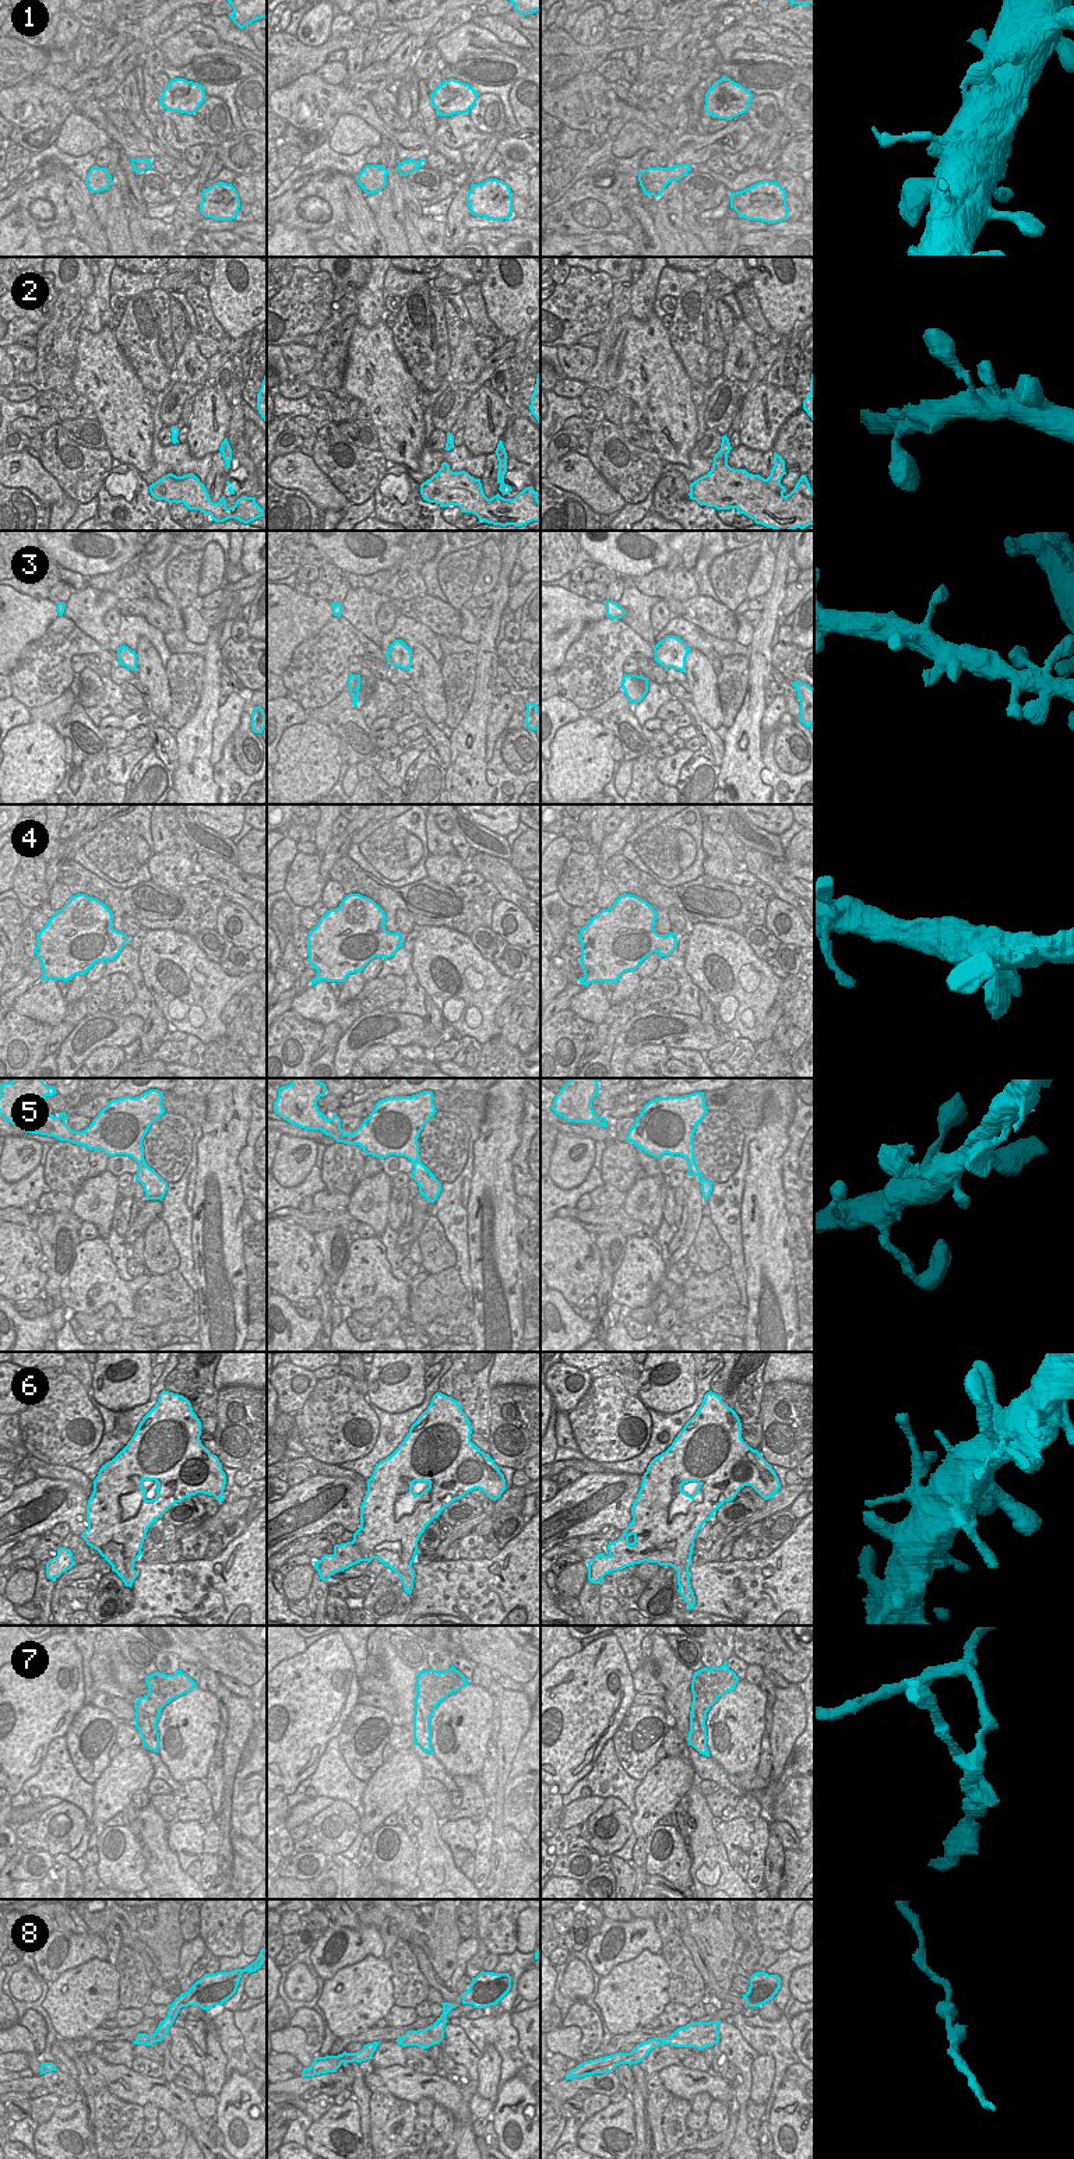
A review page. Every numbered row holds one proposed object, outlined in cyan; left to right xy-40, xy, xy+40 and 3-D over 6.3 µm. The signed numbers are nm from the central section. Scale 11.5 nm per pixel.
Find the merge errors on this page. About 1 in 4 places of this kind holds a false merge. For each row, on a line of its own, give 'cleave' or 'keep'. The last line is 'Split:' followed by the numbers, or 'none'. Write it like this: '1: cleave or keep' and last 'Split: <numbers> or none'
1: keep
2: keep
3: keep
4: keep
5: keep
6: keep
7: cleave
8: keep
Split: 7

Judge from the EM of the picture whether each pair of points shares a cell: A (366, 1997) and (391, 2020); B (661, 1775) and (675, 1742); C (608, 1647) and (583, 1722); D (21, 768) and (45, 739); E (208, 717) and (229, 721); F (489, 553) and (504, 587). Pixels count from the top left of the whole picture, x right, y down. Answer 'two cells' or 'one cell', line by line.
A: two cells
B: two cells
C: one cell
D: one cell
E: two cells
F: two cells

